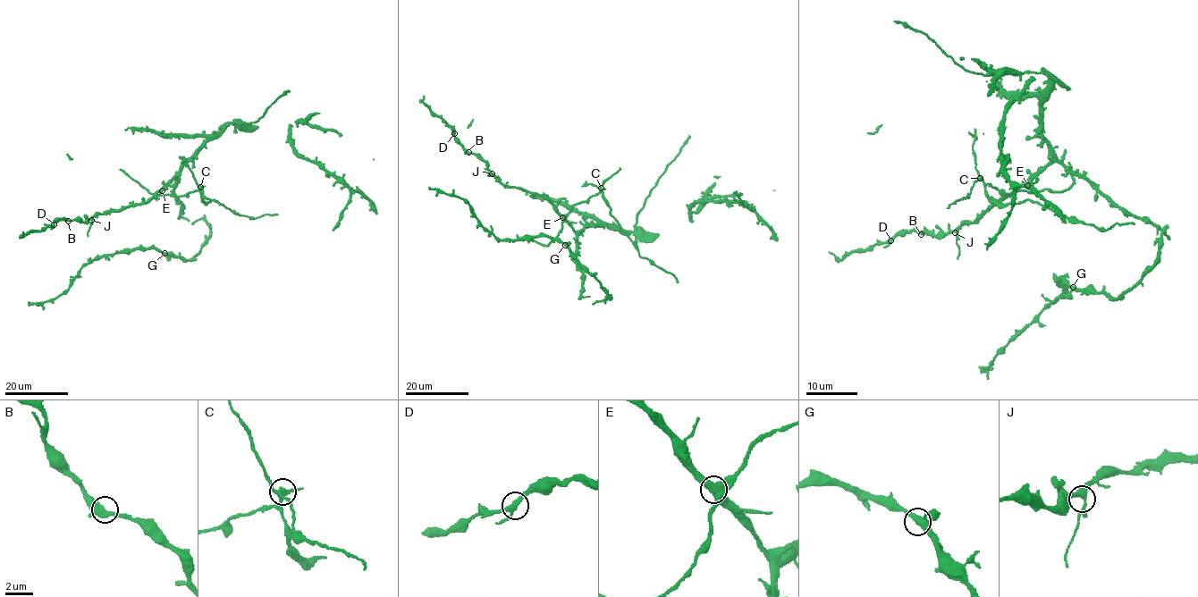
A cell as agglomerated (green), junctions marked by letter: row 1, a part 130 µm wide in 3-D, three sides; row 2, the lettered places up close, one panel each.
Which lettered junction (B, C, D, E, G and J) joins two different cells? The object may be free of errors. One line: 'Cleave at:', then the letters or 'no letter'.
Cleave at: C

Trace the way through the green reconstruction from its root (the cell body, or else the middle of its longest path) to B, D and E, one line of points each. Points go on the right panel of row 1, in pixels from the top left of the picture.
B: (1112, 205), (1084, 179), (1052, 162), (974, 222), (960, 223), (953, 231), (937, 235), (921, 234)
D: (1112, 205), (1084, 179), (1052, 162), (974, 222), (960, 223), (953, 231), (937, 235), (901, 230), (890, 240)
E: (1112, 205), (1084, 179), (1070, 173), (1057, 162), (1047, 165), (1027, 185)

